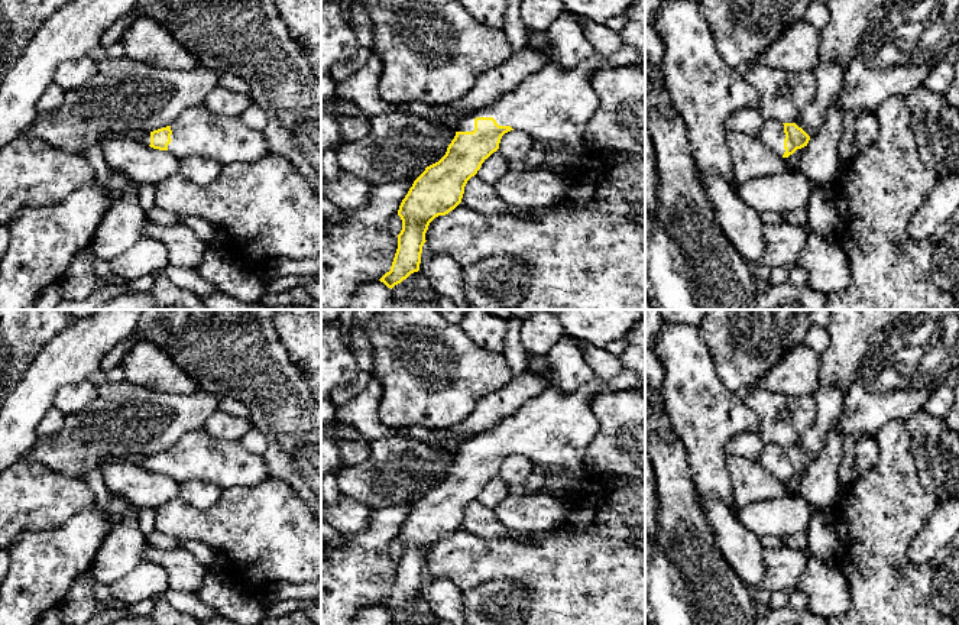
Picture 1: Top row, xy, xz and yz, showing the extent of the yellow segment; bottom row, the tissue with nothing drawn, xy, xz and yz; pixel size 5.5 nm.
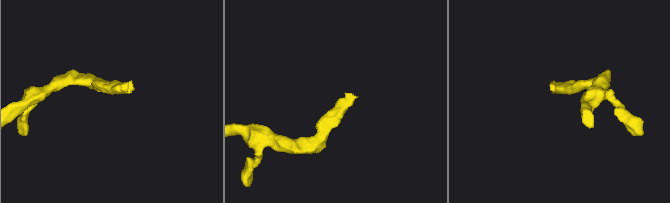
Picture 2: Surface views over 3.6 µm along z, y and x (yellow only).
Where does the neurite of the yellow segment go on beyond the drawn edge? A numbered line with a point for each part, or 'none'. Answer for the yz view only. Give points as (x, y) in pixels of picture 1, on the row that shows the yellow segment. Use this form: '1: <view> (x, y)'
1: yz (771, 133)

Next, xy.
1: xy (197, 132)

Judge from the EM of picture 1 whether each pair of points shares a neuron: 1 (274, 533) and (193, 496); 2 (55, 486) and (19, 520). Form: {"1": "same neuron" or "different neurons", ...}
{"1": "different neurons", "2": "same neuron"}

